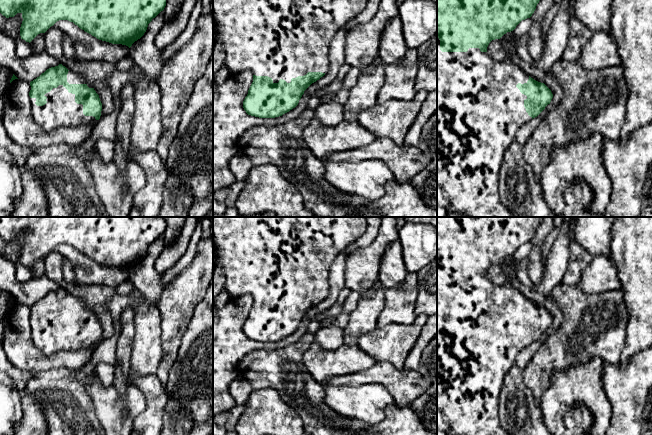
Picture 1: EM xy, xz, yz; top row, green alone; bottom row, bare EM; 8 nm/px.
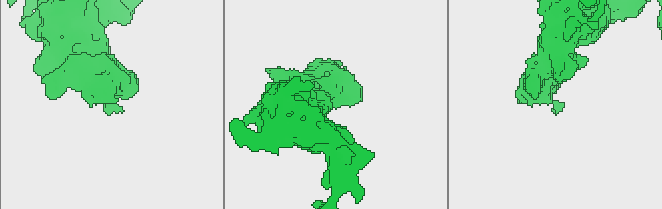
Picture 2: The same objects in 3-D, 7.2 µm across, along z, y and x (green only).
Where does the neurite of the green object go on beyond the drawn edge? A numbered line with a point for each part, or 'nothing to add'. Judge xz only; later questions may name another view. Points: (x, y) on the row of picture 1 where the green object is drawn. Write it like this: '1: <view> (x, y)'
1: xz (282, 39)

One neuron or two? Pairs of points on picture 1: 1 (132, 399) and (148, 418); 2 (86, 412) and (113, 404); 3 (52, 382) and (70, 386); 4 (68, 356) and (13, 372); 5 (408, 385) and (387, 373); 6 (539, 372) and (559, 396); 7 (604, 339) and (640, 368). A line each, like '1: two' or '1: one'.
1: two
2: two
3: one
4: two
5: one
6: two
7: two

